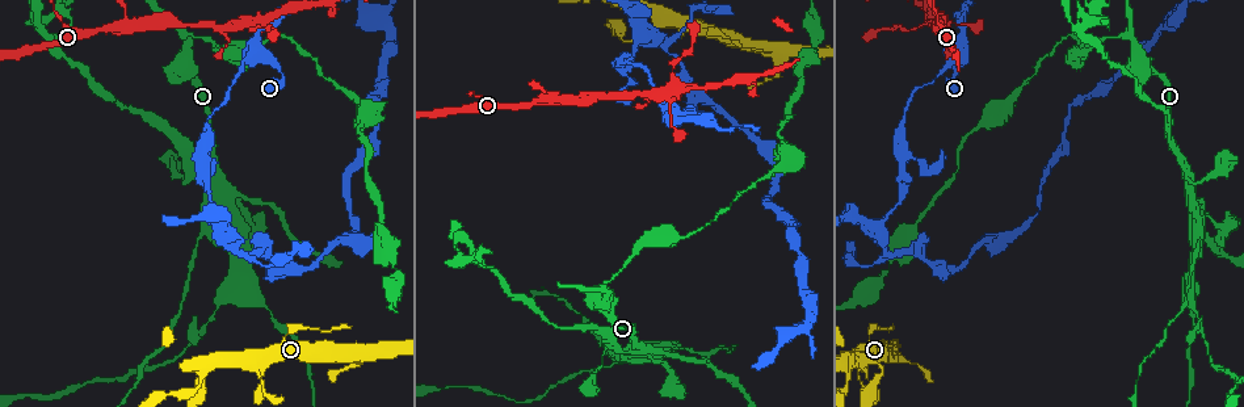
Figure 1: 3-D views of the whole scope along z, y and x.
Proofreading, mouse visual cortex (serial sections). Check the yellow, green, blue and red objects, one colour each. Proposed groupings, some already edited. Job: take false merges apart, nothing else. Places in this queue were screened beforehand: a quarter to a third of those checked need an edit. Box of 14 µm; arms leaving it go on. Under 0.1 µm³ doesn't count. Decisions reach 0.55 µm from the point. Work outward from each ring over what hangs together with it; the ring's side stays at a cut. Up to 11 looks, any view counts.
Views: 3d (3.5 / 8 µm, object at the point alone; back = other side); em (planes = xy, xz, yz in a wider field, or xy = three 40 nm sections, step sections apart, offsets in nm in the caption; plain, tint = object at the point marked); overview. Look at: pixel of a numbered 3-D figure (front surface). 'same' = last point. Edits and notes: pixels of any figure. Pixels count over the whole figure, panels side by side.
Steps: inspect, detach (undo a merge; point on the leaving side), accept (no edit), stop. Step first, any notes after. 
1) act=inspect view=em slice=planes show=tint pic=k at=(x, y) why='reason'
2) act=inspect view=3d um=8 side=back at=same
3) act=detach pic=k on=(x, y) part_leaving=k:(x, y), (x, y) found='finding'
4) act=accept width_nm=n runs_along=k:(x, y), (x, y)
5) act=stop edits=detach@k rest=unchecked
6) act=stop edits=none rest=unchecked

act=inspect view=3d um=3.5 pic=1 at=(181, 34) why='sharp bend'

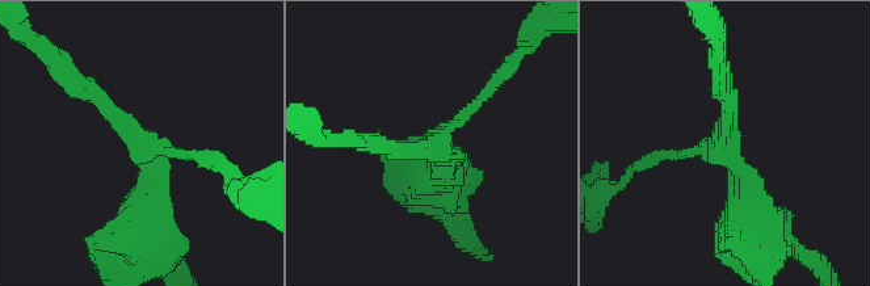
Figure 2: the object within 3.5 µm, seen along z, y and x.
act=inspect view=em slice=planes show=plain pic=2 at=(142, 143) arms=3 arm_widths_nm=150,200,500 why='shape alone is not enough'

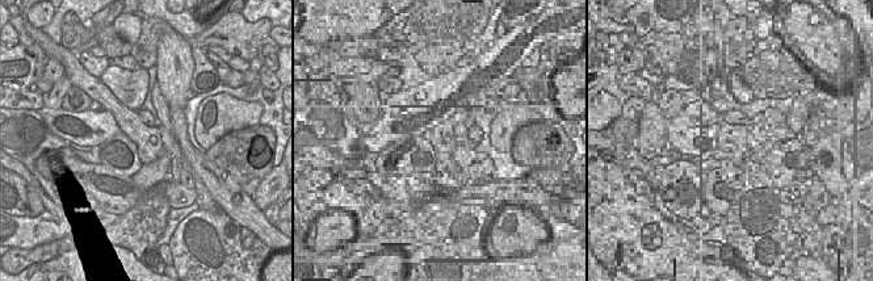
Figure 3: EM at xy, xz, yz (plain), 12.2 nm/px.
act=inspect view=em slice=planes show=tint at=same

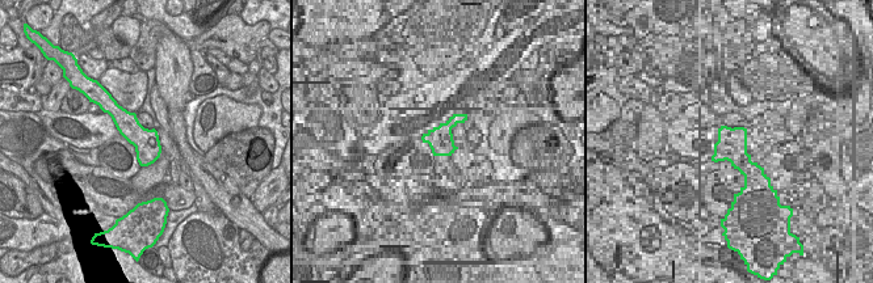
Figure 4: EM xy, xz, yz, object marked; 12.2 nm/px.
act=accept runs_along=2:(760, 226), (726, 146), (662, 154) found='continuous, no second cell'

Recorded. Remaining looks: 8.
act=inspect view=3d um=3.5 side=back pic=1 at=(1187, 188) why='two arms at a narrow angle'

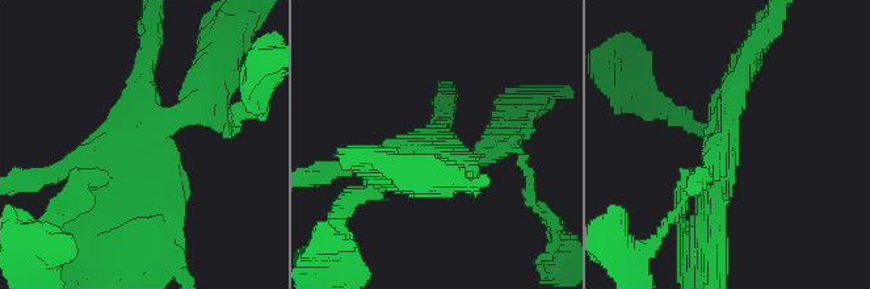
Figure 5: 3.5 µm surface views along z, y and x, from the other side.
act=inspect view=em slice=xy step=2 show=tint pic=5 at=(728, 151)

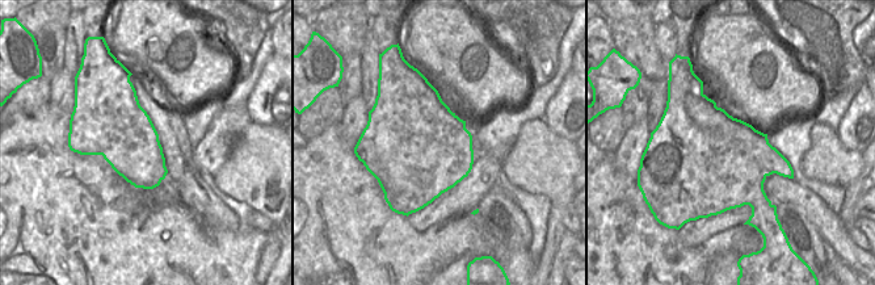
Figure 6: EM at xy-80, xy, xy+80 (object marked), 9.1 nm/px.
act=detach pic=5 on=(202, 103) part_leaving=5:(158, 120), (198, 95), (226, 30) found='a second cell is stuck on'

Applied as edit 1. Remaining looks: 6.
act=inspect view=overview

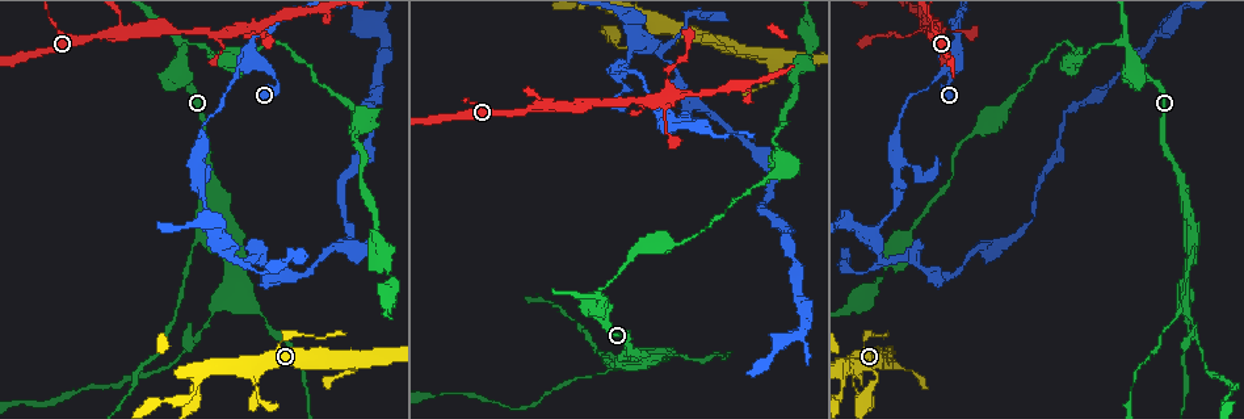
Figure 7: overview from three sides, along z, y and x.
act=inspect view=3d um=3.5 pic=7 at=(1190, 288) why='narrows sharply'

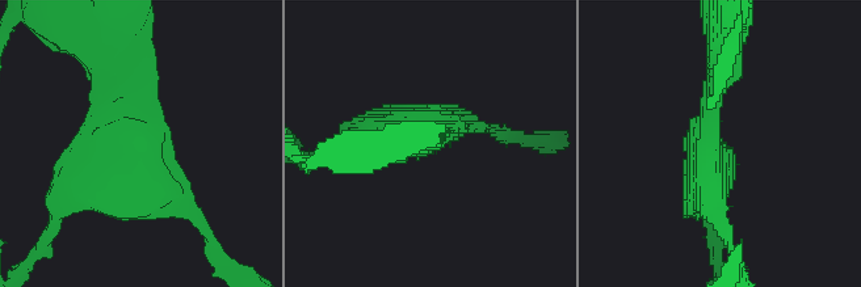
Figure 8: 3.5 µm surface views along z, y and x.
act=inspect view=em slice=xy step=2 show=tint pic=8 at=(121, 148) why='now the EM'

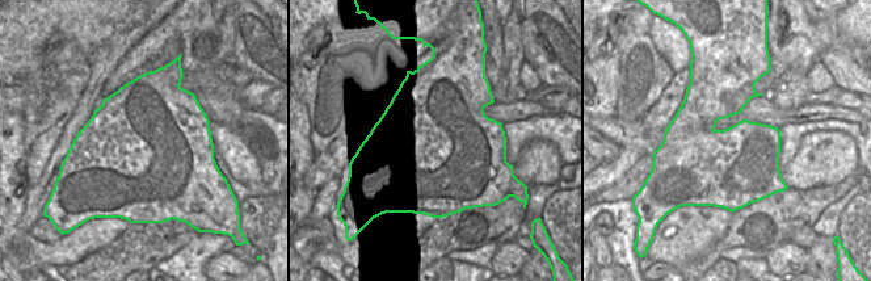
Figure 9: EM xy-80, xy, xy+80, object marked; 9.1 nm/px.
act=inspect view=em slice=xy step=5 show=tint at=same

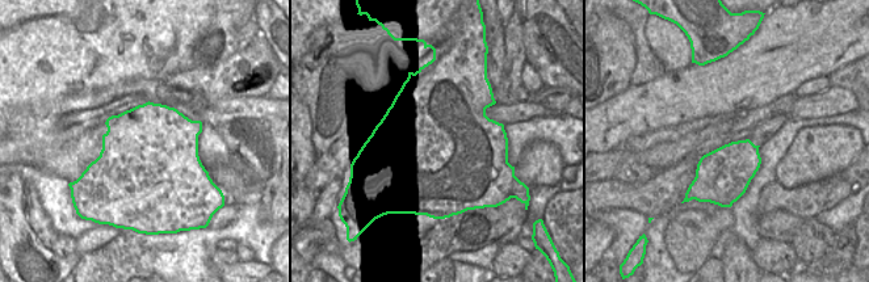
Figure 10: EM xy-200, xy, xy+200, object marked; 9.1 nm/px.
act=accept runs_along=8:(112, 70), (120, 151), (55, 215) found='continuous, no second cell'

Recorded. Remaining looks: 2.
act=stop edits=detach@5 rest=unchecked

